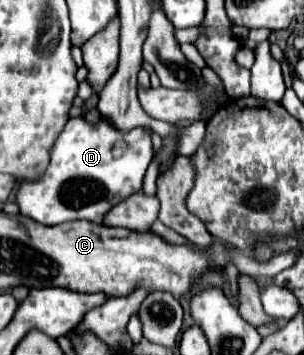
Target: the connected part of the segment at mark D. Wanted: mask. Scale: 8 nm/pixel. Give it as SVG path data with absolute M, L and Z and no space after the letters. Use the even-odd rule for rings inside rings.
M75 117L59 135L45 175L35 183L27 181L19 187L17 205L21 215L27 215L41 225L59 225L73 219L103 223L103 217L111 207L141 189L151 159L151 137L143 127L119 131L111 119L99 117L97 123L89 123L85 117Z

